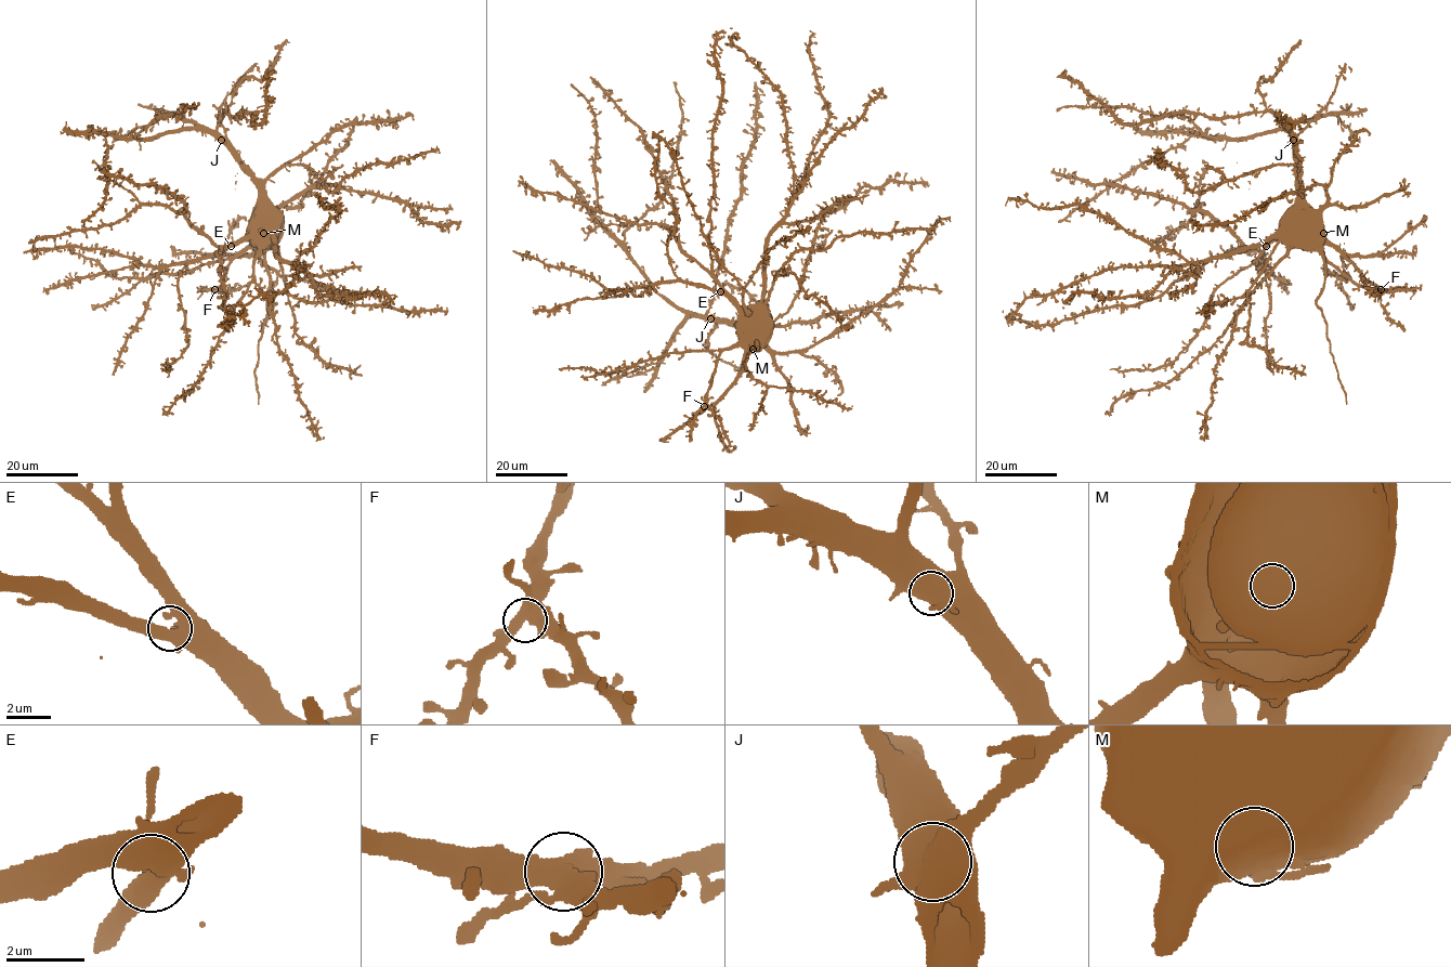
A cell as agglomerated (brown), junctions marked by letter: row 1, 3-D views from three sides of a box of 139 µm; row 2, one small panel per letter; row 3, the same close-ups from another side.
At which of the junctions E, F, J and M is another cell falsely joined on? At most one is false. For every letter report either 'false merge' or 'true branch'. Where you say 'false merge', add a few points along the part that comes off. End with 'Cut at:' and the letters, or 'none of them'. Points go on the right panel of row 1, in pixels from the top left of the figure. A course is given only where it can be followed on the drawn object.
E: true branch
F: true branch
J: true branch
M: false merge
Cut at: M

